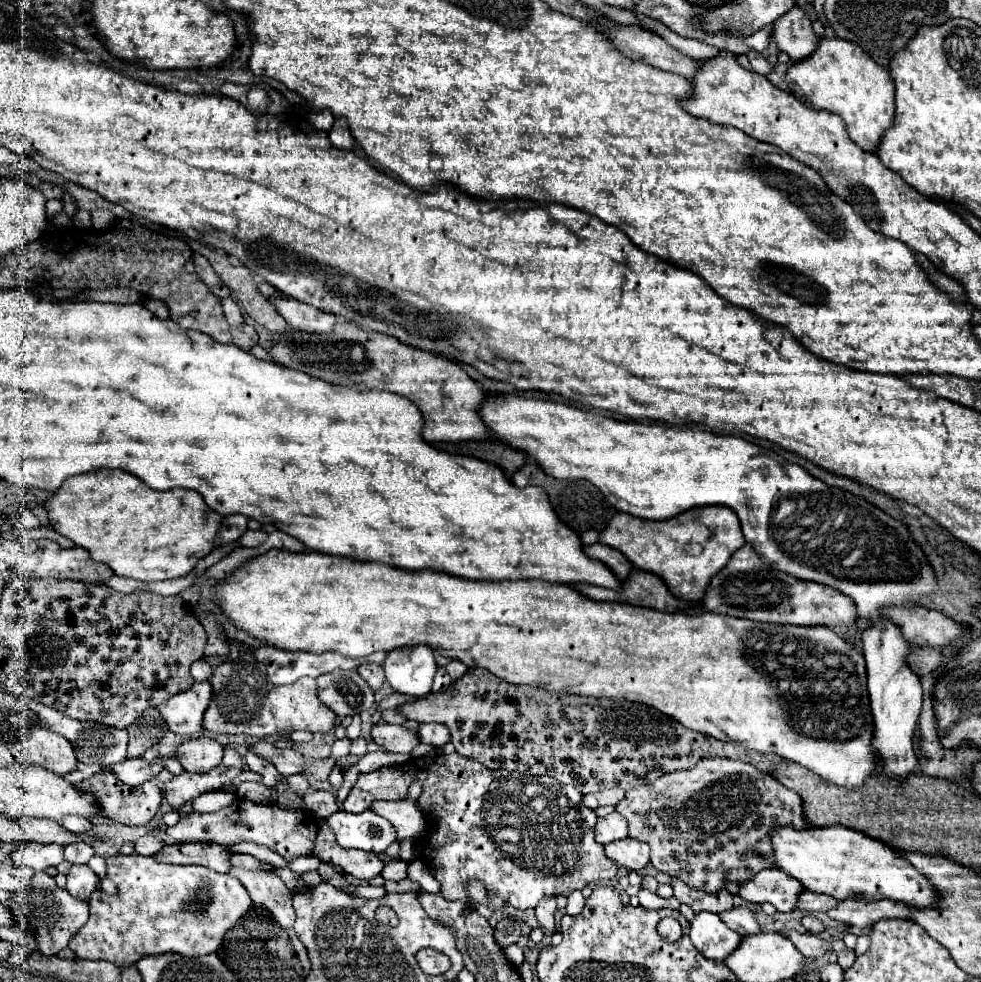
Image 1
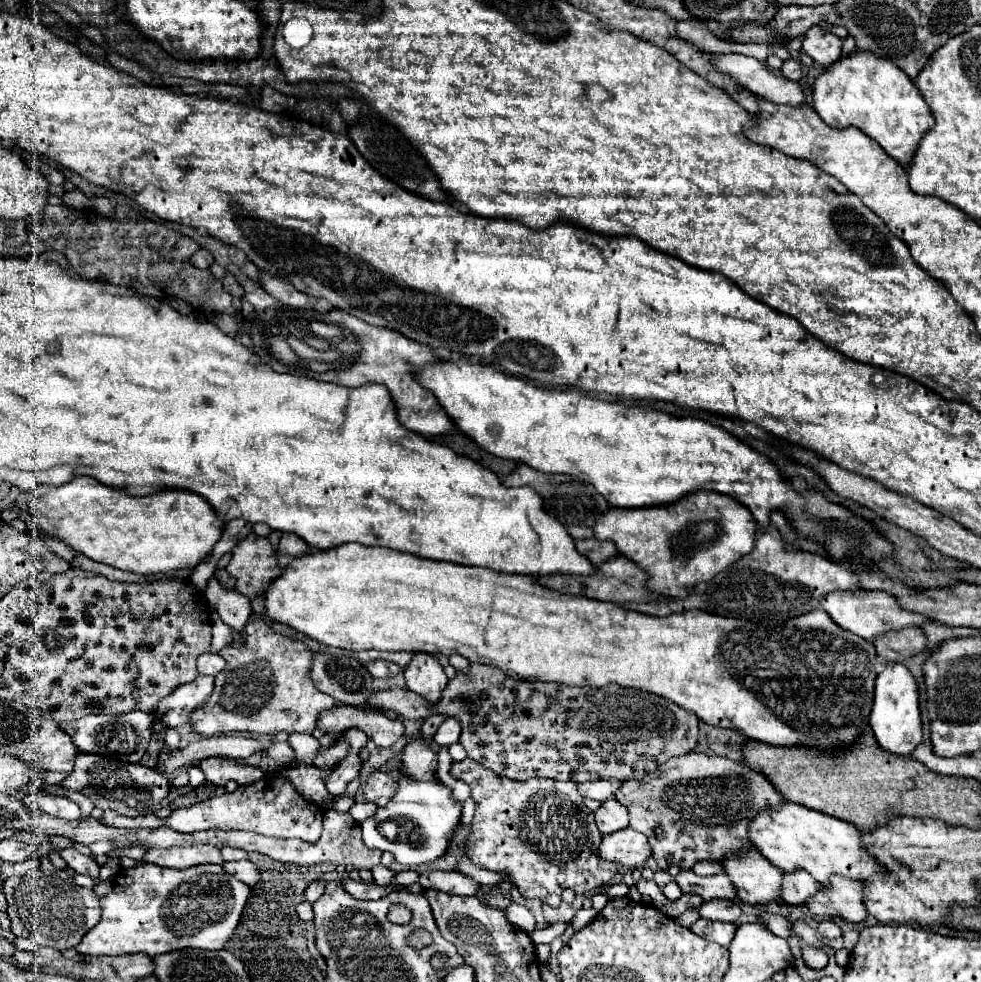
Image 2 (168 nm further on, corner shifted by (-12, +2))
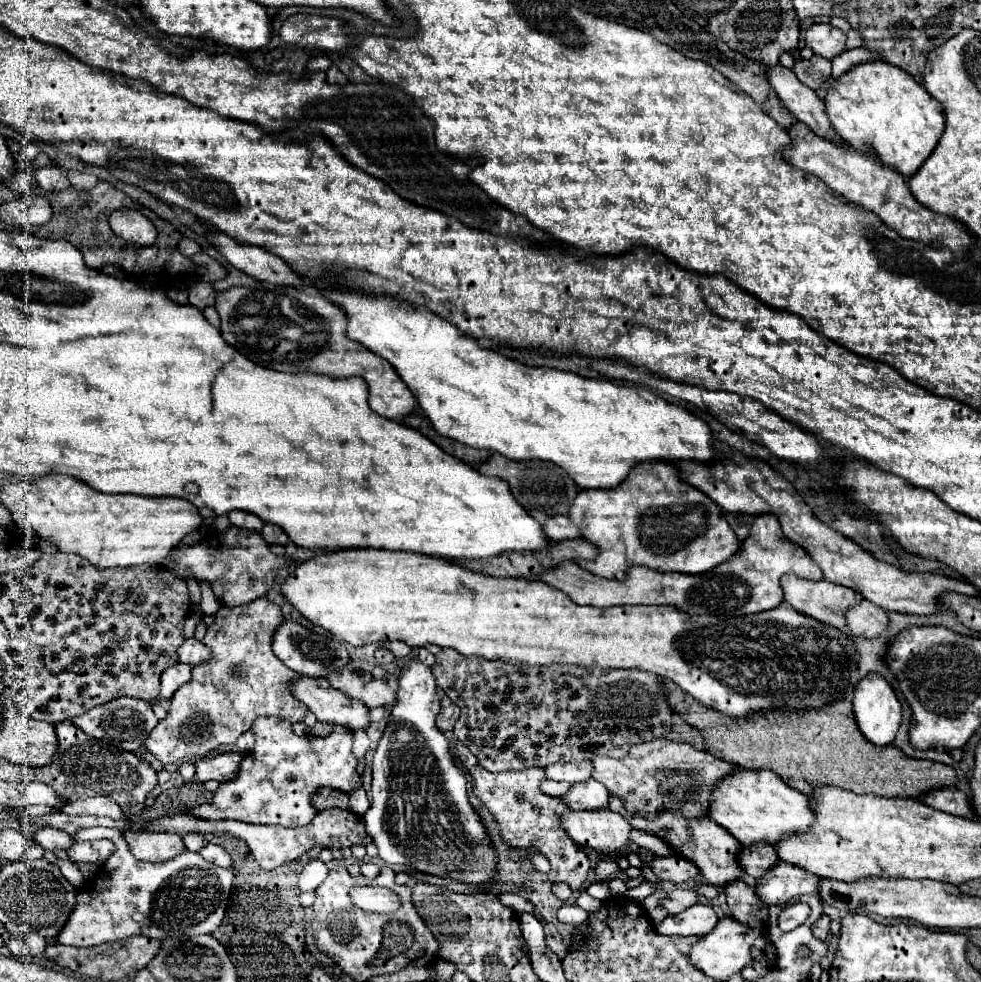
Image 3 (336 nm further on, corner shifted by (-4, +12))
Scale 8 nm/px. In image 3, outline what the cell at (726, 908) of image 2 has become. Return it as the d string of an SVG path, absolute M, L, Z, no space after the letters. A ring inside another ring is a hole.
M674 889L668 893L668 897L660 903L660 907L664 907L670 915L682 913L682 909L688 909L690 905L698 903L698 895L694 891L686 891L686 889Z

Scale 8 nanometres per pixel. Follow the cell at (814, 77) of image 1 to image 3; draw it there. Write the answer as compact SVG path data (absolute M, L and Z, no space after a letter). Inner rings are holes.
M876 61L876 63L864 63L842 77L832 81L832 87L824 99L828 117L838 131L838 135L856 151L872 151L880 165L890 167L898 171L902 177L912 177L916 169L922 167L922 163L928 159L928 155L936 149L940 135L944 133L944 109L926 93L926 89L910 77L910 73L902 73L902 69L886 63L886 61Z

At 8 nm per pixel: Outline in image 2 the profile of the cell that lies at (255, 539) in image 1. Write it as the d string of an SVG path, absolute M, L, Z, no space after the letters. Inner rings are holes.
M250 533L234 547L226 569L236 579L236 591L246 597L262 595L268 583L282 573L268 537L256 533Z

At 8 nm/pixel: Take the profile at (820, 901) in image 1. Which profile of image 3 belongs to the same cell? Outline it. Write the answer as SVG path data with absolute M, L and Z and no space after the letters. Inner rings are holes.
M752 843L738 851L738 865L742 865L742 871L754 879L762 877L762 873L766 873L776 861L778 857L772 845Z

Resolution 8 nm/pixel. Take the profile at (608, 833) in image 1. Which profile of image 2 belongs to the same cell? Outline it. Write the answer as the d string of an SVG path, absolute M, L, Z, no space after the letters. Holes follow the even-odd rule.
M616 799L604 801L602 807L594 815L596 815L596 823L602 835L610 835L628 827L628 811Z

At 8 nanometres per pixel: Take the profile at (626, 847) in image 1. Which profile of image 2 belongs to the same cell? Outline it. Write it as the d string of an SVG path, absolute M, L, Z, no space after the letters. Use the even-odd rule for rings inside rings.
M626 829L618 831L614 835L604 835L602 837L602 851L600 857L606 861L616 861L624 867L630 869L642 869L652 855L650 843L646 835Z

